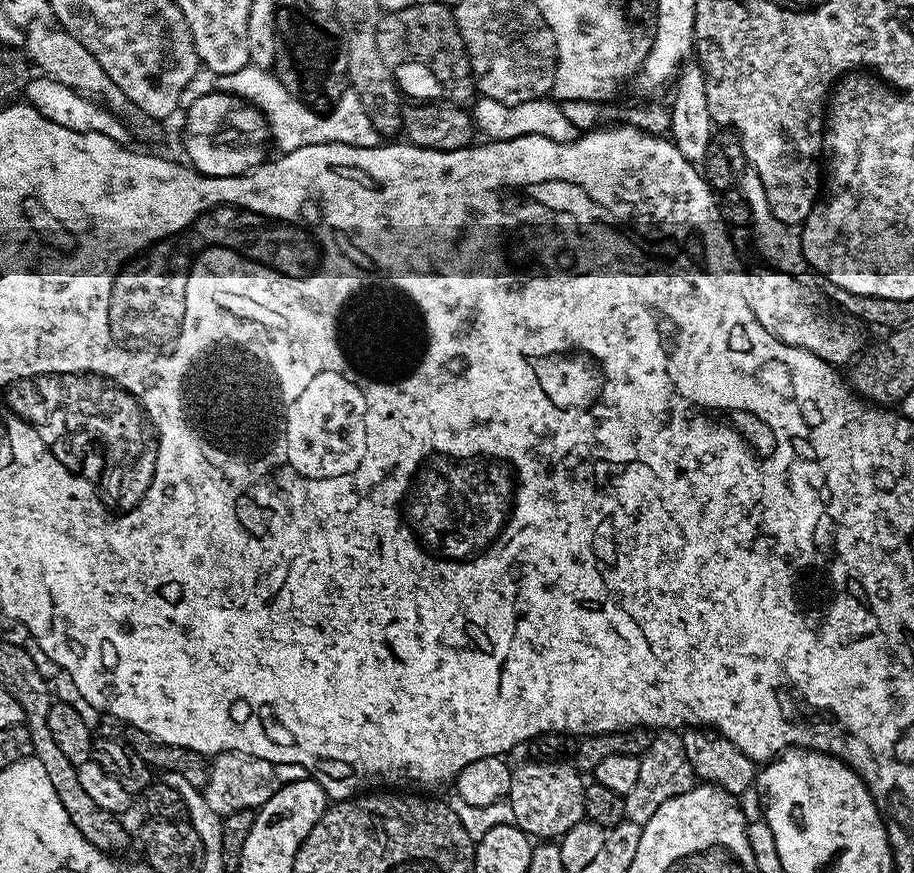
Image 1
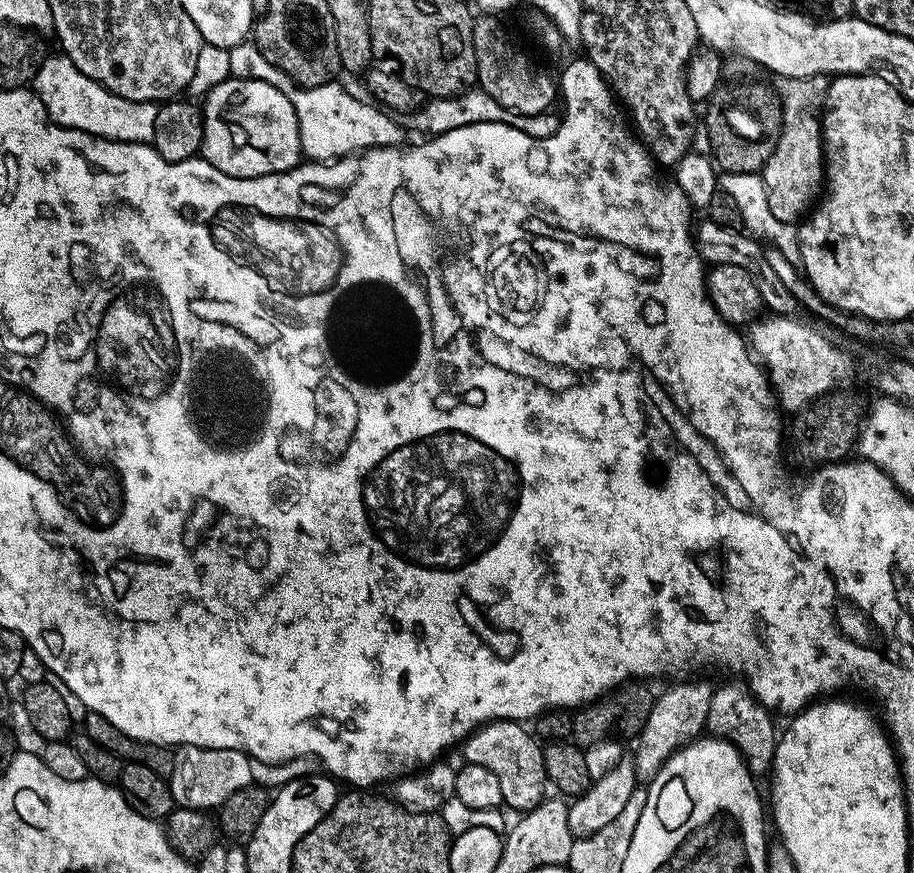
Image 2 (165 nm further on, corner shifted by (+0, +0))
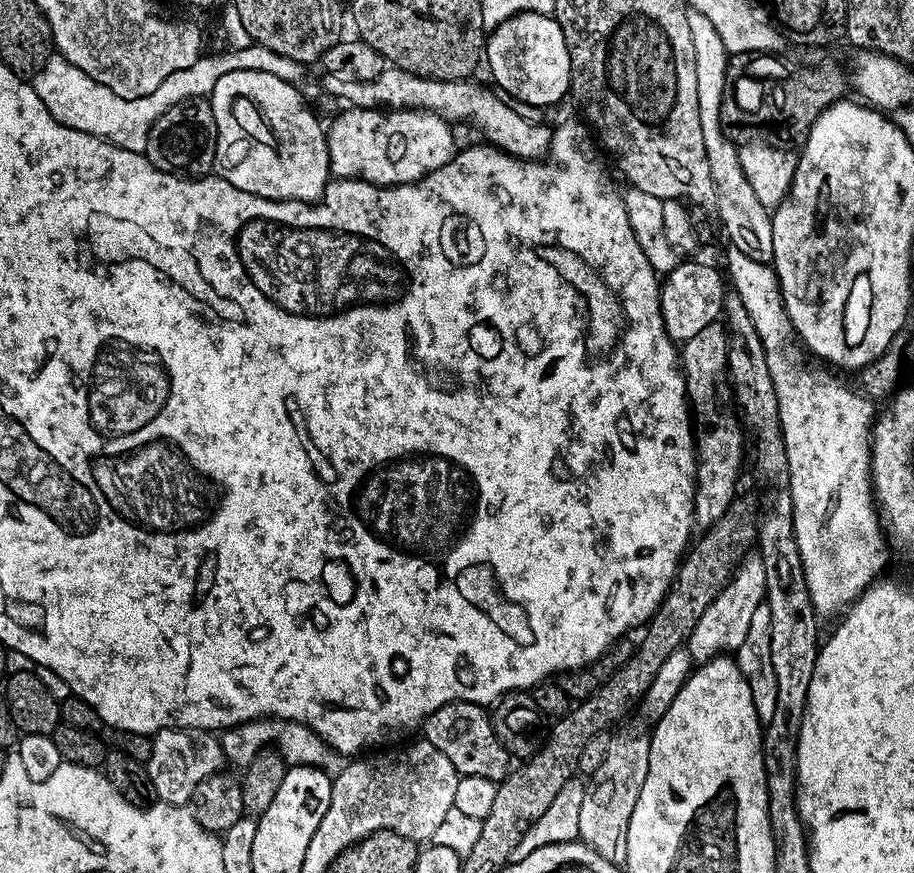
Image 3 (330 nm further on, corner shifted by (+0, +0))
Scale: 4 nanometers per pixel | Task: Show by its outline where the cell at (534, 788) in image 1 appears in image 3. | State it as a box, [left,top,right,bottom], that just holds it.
[422,702,510,782]

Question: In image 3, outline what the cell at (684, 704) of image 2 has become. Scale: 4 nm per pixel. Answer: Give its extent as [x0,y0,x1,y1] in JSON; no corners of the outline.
[686,558,766,662]

